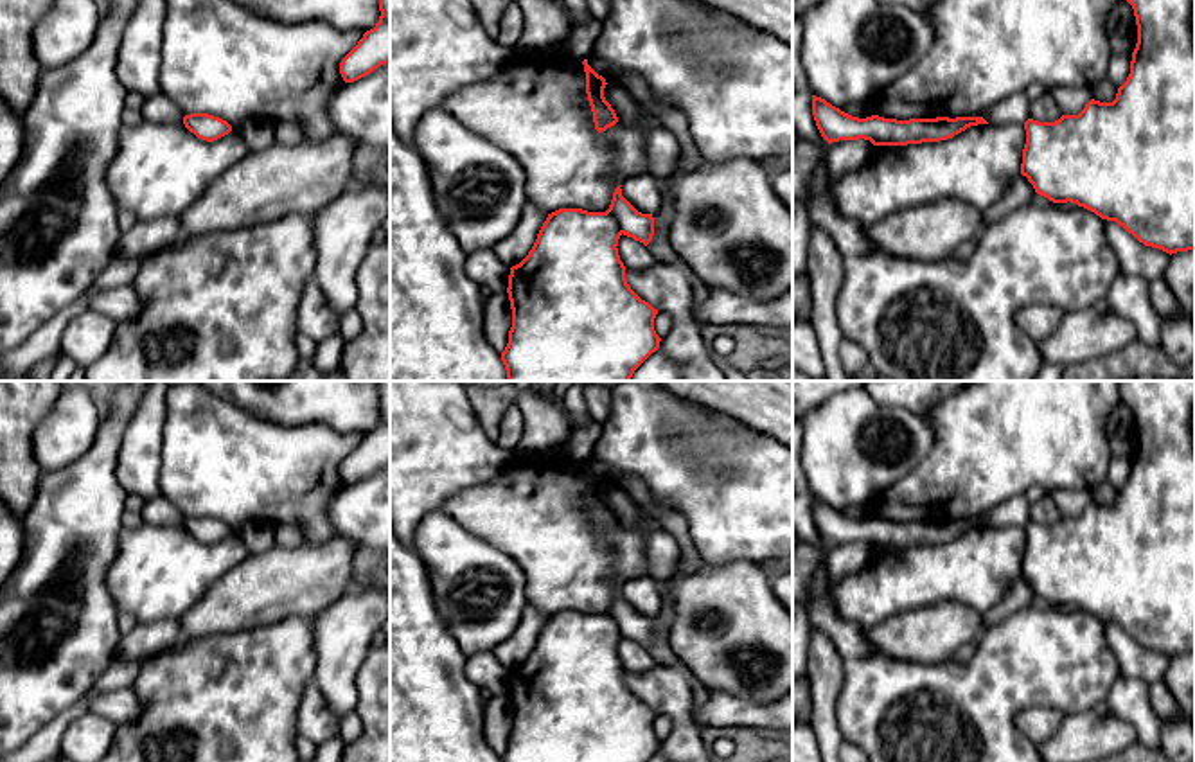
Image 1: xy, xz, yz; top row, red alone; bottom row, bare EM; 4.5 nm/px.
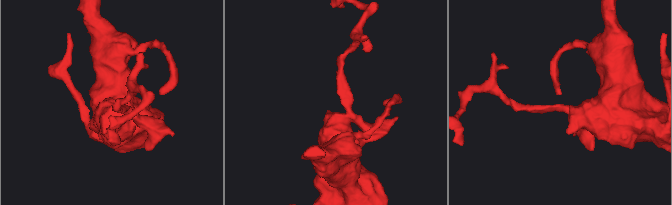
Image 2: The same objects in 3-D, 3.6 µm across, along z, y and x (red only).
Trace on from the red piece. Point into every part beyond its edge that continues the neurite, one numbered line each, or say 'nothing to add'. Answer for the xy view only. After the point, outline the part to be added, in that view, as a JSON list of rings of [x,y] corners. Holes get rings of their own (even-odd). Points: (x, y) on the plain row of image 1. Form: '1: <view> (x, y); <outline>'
nothing to add

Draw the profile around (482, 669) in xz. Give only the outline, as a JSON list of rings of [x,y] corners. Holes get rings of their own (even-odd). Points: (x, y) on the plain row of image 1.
[[[492,651],[467,656],[465,676],[480,690],[489,690],[491,696],[501,696],[509,690],[510,670],[498,661]]]

